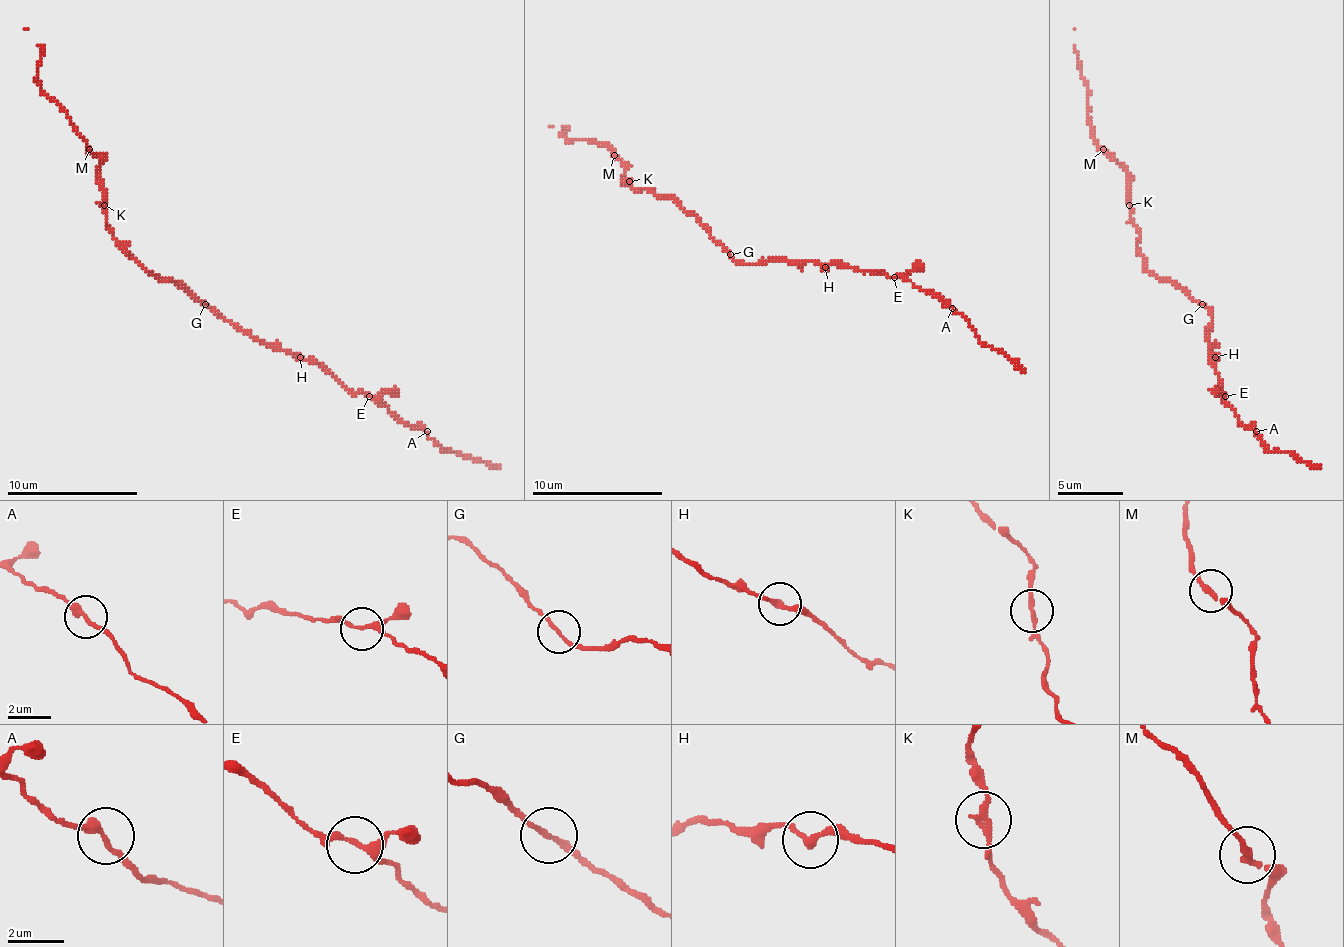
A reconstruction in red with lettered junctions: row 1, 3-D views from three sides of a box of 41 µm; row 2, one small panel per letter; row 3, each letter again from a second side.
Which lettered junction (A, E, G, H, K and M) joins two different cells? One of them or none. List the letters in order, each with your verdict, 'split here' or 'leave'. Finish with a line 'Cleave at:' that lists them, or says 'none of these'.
A: leave
E: leave
G: leave
H: leave
K: leave
M: leave
Cleave at: none of these

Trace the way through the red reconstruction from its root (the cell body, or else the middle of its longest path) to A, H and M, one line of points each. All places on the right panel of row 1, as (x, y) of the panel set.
A: (1199, 304), (1212, 314), (1209, 350), (1219, 389), (1238, 416), (1238, 422), (1255, 432)
H: (1199, 304), (1212, 314), (1209, 350), (1215, 357)
M: (1199, 304), (1147, 268), (1137, 245), (1140, 229), (1130, 216), (1127, 170), (1104, 150)

